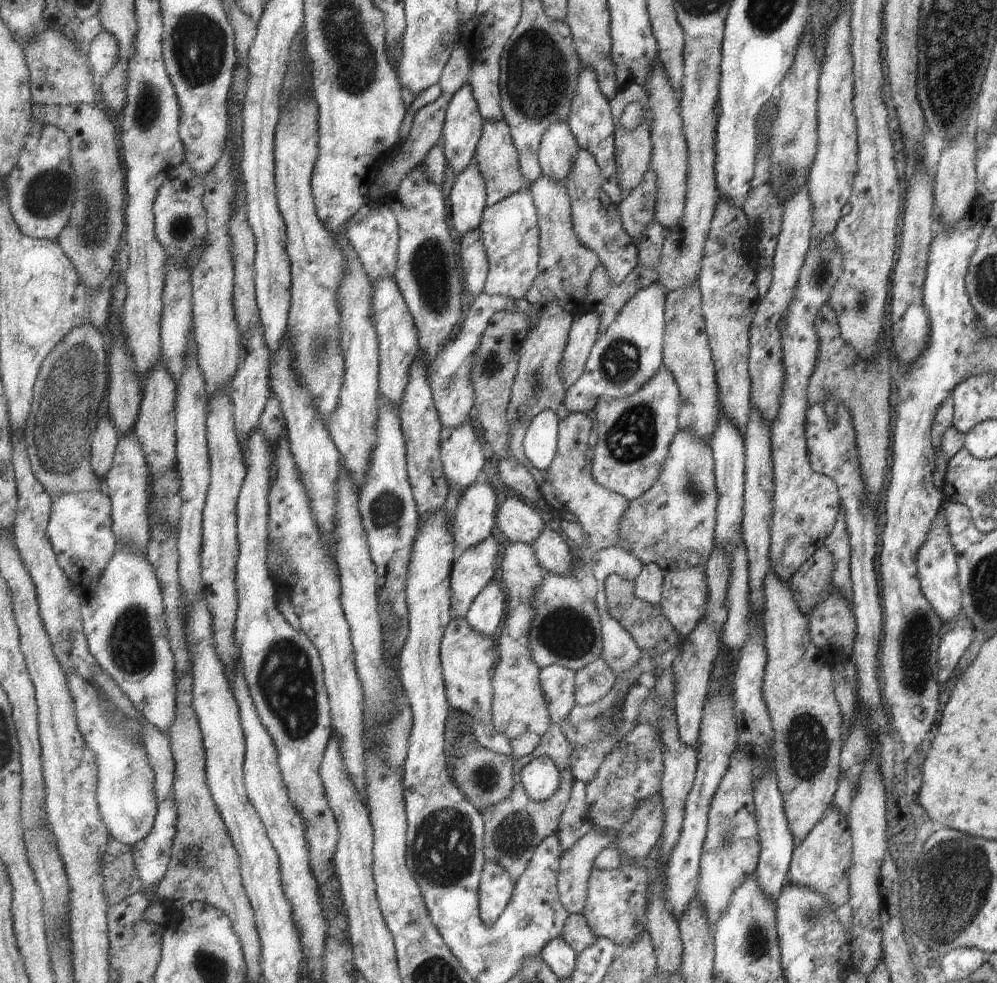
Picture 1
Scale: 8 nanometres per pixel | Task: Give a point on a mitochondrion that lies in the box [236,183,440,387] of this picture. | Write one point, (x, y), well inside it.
(321, 342)

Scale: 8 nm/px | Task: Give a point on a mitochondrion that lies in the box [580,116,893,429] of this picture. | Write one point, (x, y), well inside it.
(619, 361)

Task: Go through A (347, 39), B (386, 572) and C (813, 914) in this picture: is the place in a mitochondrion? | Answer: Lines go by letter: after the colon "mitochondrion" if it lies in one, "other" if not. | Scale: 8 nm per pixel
A: mitochondrion
B: other
C: mitochondrion

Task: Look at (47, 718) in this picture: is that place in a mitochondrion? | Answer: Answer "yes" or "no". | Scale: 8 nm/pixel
no

